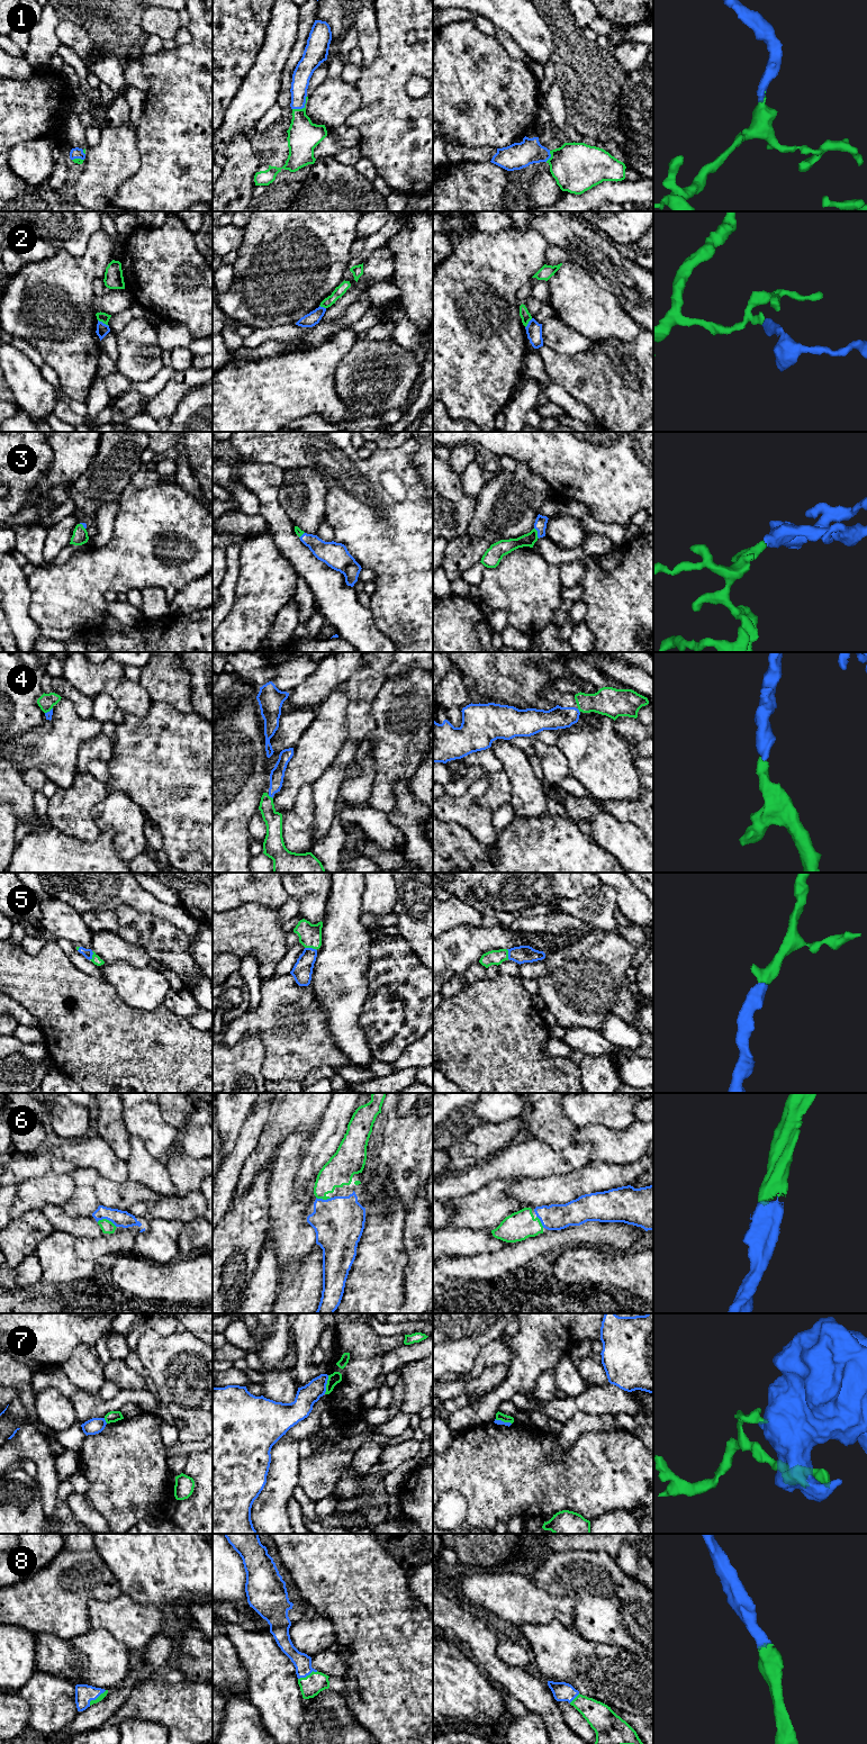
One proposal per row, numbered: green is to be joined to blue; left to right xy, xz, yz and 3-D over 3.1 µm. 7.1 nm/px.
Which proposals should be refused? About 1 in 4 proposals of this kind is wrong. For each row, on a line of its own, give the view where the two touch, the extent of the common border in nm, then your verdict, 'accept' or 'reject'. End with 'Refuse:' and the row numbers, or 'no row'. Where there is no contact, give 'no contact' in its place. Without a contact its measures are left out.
1: xz | 140 nm | accept
2: xy | 90 nm | reject
3: yz | 90 nm | accept
4: xz | 50 nm | accept
5: xz | 90 nm | accept
6: xy | 150 nm | accept
7: xz | 140 nm | reject
8: xy | 170 nm | accept
Refuse: 2, 7

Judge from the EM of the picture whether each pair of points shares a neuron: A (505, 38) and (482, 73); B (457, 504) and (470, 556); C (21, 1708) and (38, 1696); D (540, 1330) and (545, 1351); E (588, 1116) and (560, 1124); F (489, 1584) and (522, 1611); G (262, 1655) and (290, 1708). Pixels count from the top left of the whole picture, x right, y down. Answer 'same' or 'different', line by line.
A: different
B: different
C: different
D: same
E: different
F: same
G: same

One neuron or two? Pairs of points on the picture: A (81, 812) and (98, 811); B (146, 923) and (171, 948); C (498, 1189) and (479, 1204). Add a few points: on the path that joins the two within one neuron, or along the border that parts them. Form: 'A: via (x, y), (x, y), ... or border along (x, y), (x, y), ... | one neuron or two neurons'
A: border along (90, 809), (95, 823), (101, 830) | two neurons
B: via (150, 930), (164, 942) | one neuron
C: via (494, 1193), (484, 1203) | one neuron

